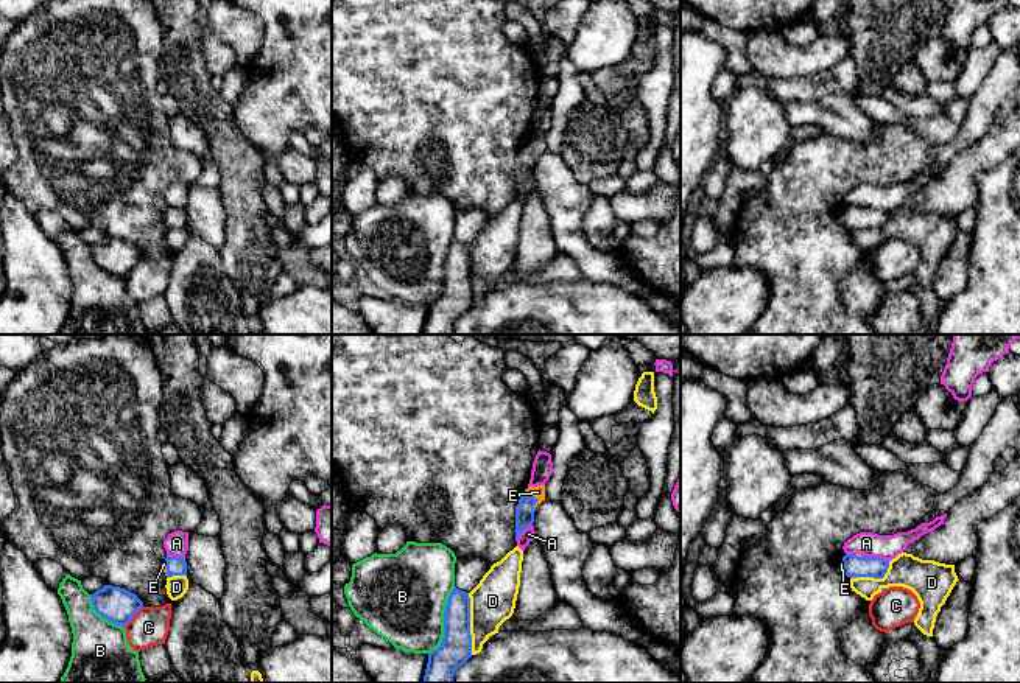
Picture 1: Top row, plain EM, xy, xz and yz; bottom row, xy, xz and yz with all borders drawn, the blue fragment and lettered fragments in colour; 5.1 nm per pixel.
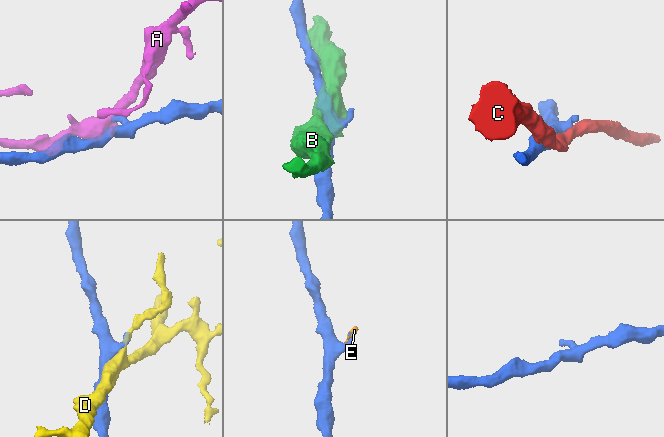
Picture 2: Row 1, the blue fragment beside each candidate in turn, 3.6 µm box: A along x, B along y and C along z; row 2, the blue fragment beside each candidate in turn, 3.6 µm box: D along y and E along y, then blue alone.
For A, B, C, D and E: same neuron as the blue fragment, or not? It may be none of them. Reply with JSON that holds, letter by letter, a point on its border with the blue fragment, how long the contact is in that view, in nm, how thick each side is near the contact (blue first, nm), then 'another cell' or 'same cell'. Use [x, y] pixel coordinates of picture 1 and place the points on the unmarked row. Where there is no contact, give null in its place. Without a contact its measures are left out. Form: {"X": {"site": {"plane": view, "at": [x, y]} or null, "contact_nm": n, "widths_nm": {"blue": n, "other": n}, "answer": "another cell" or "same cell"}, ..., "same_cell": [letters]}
{"A": {"site": {"plane": "yz", "at": [875, 209]}, "contact_nm": 150, "widths_nm": {"blue": 110, "other": 130}, "answer": "another cell"}, "B": {"site": {"plane": "xz", "at": [444, 273]}, "contact_nm": 380, "widths_nm": {"blue": 160, "other": 460}, "answer": "another cell"}, "C": {"site": {"plane": "xy", "at": [133, 266]}, "contact_nm": 150, "widths_nm": {"blue": 180, "other": 200}, "answer": "another cell"}, "D": {"site": {"plane": "xz", "at": [469, 276]}, "contact_nm": 320, "widths_nm": {"blue": 160, "other": 240}, "answer": "another cell"}, "E": {"site": {"plane": "xz", "at": [533, 148]}, "contact_nm": 100, "widths_nm": {"blue": 100, "other": 70}, "answer": "same cell"}, "same_cell": ["E"]}

